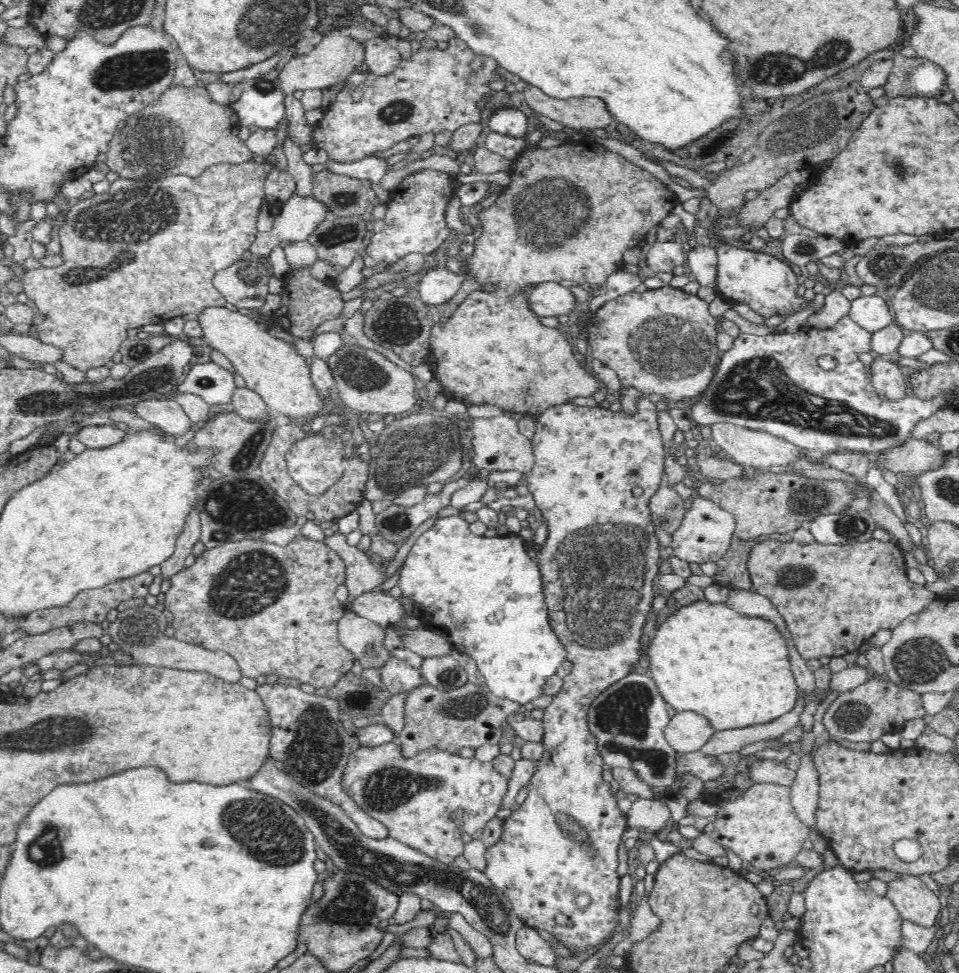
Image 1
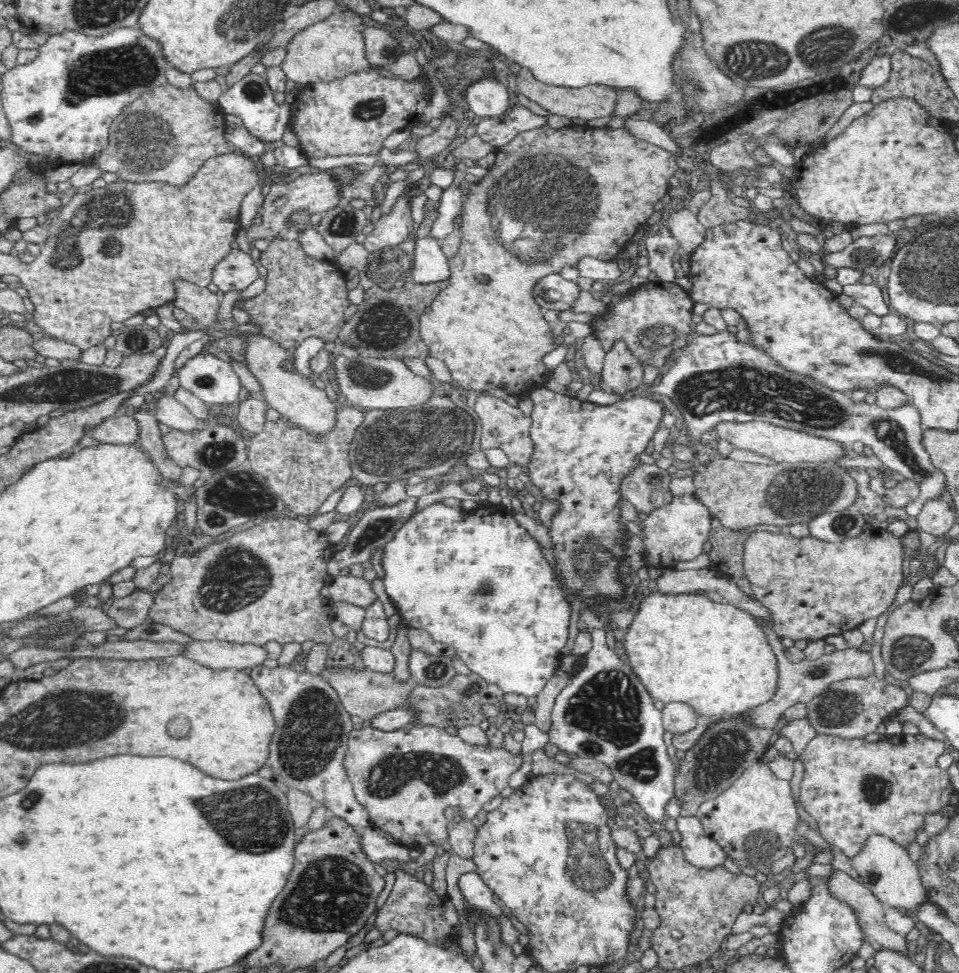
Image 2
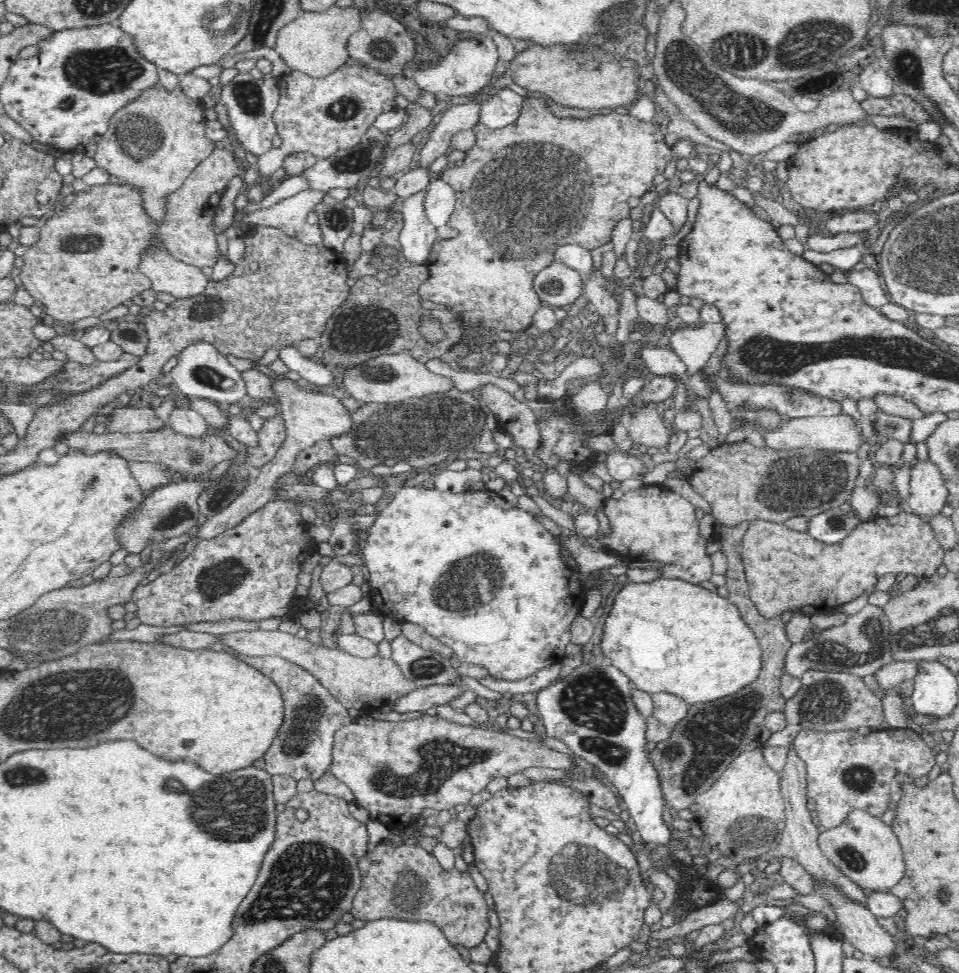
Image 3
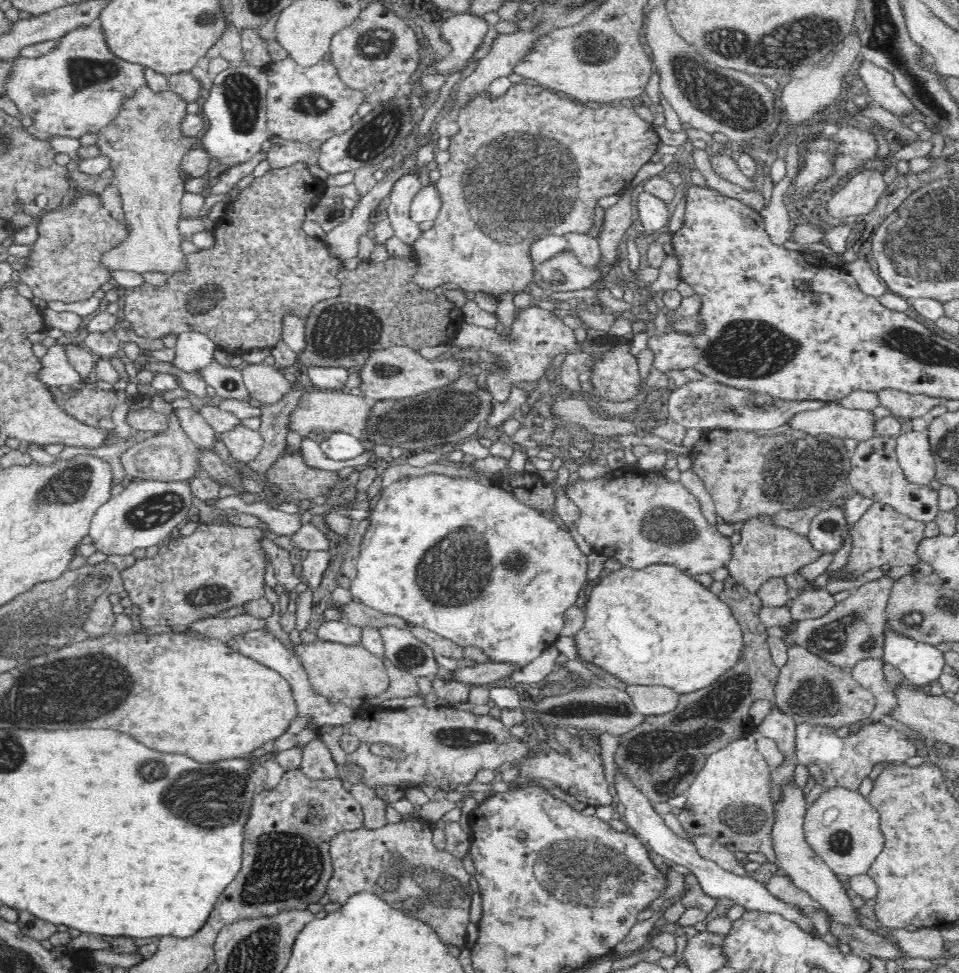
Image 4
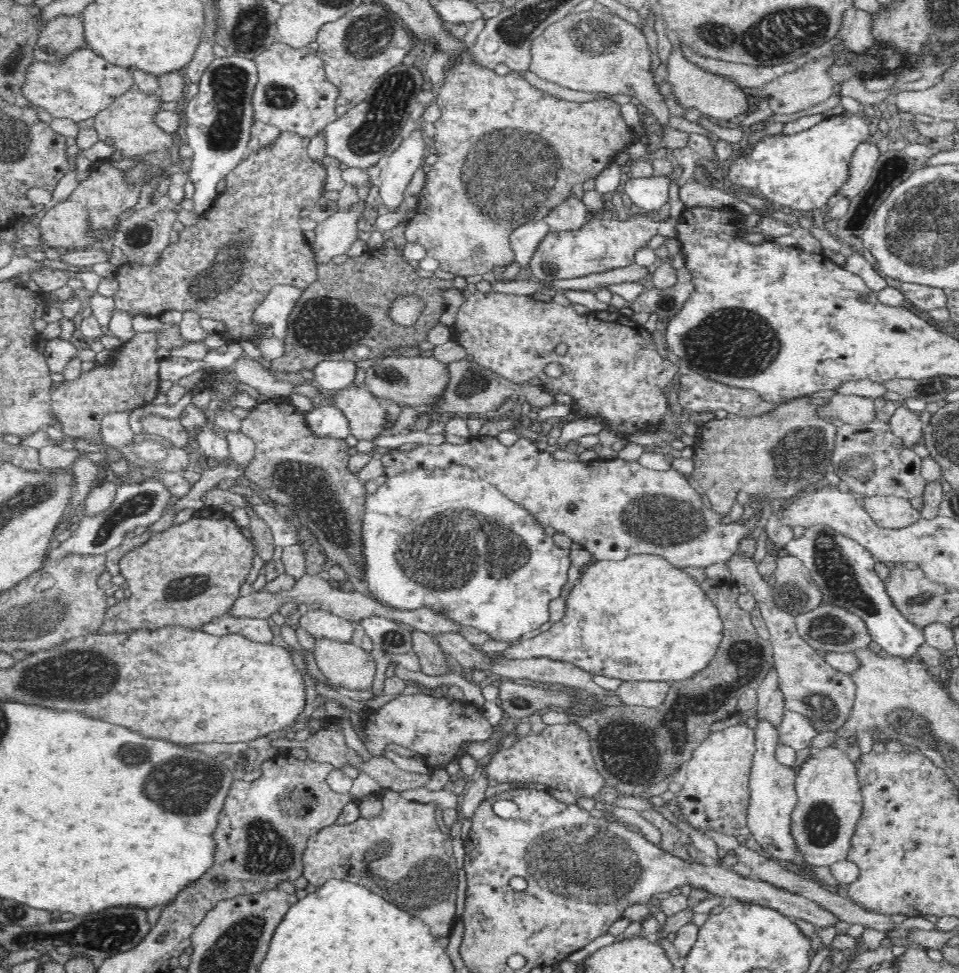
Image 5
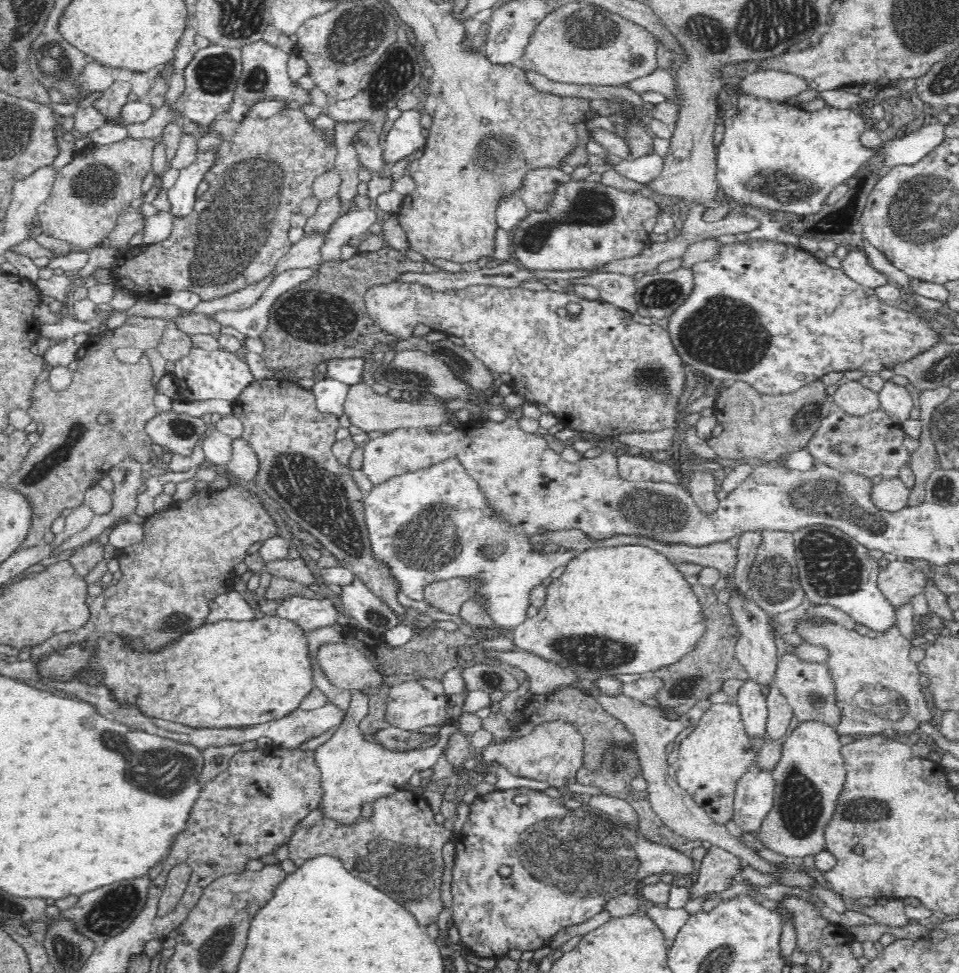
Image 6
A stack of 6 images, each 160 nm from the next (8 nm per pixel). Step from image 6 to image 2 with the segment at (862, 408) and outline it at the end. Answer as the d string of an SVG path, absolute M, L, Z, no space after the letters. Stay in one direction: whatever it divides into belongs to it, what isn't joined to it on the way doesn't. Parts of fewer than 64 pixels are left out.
M722 421L715 426L713 434L717 438L727 440L734 448L749 450L779 463L791 465L800 465L808 461L840 460L846 456L846 447L850 447L836 439L762 421Z

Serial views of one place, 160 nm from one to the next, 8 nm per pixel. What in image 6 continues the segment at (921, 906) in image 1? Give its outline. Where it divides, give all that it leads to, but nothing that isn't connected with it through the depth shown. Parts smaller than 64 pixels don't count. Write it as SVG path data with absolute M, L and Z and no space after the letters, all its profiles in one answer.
M816 719L799 720L792 730L788 729L786 736L780 740L779 759L770 771L773 782L771 807L759 820L759 827L754 832L754 836L764 846L774 850L776 854L806 859L825 849L823 828L831 817L835 798L843 784L844 774L846 774L843 768L840 745L836 729Z

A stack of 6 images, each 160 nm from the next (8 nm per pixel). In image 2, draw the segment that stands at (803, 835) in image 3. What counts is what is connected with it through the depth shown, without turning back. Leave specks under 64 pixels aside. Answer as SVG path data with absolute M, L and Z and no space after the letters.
M830 866L830 872L828 876L824 878L826 880L826 888L832 898L847 904L854 913L854 916L858 925L858 928L863 934L862 942L870 944L875 949L878 947L890 947L898 951L902 951L905 956L908 956L908 948L906 947L906 939L900 933L894 932L886 924L886 914L888 908L886 904L878 900L866 887L864 883L857 882L854 878L851 878L846 872L842 870L836 870Z

